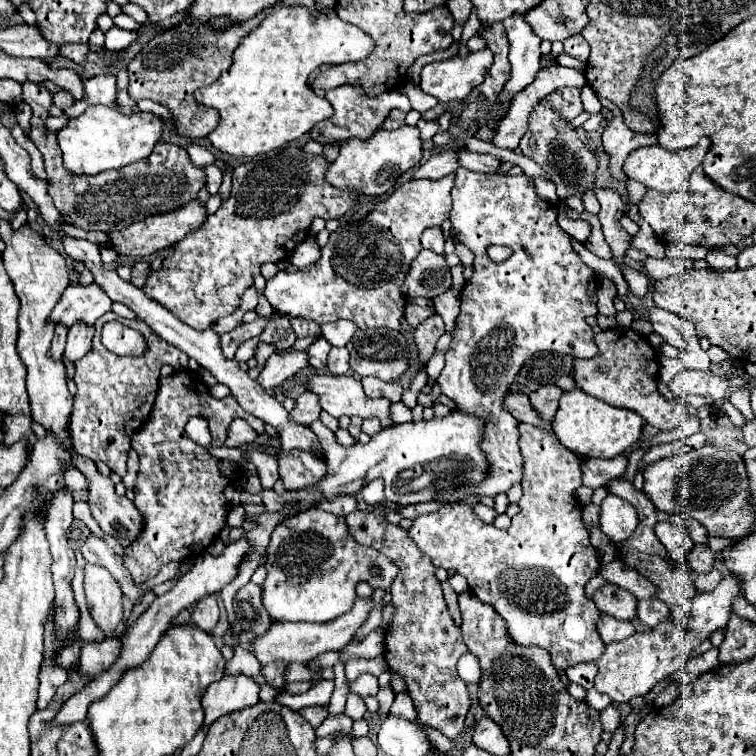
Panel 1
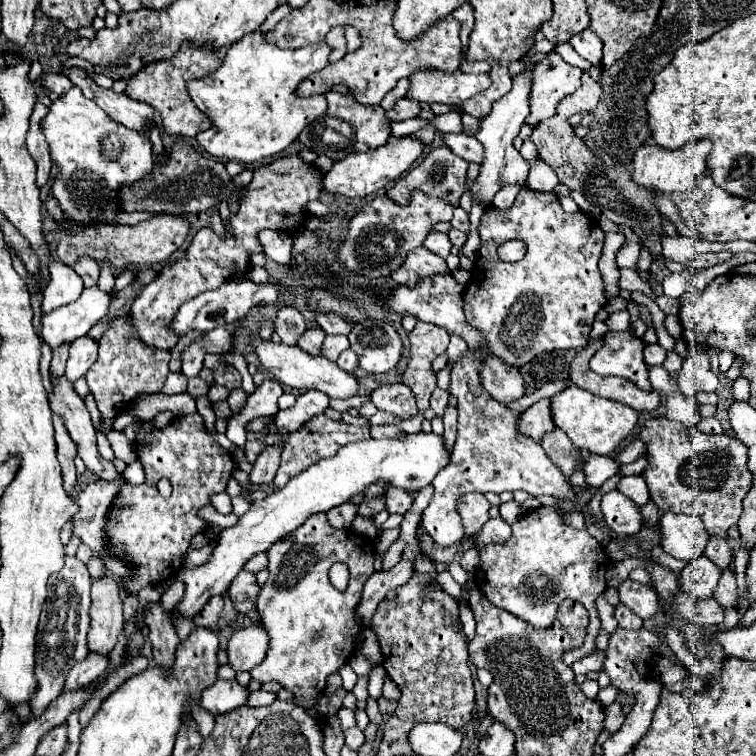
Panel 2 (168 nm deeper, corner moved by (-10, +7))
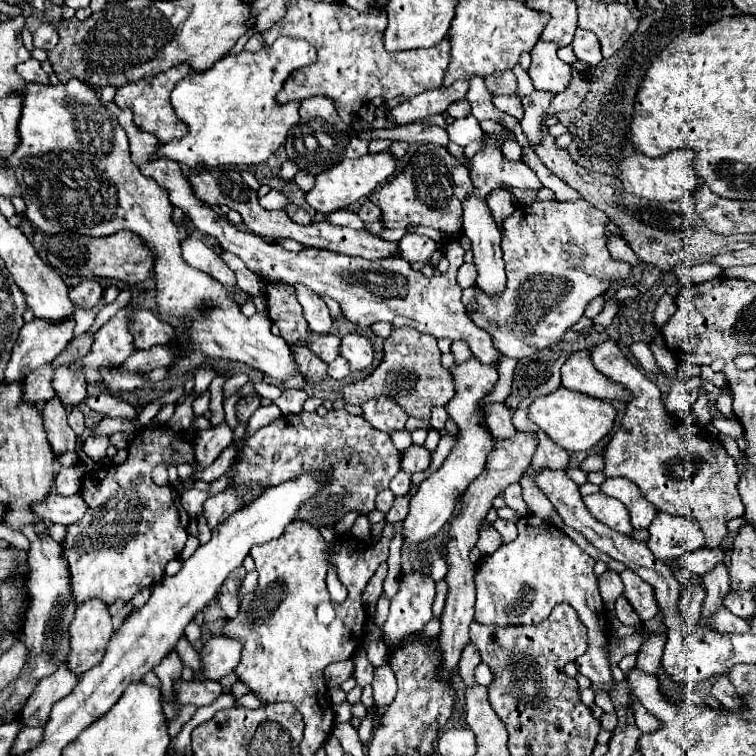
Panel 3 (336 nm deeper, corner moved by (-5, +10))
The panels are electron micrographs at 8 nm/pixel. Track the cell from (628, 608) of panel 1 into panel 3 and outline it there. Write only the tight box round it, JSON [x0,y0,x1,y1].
[621,570,659,620]

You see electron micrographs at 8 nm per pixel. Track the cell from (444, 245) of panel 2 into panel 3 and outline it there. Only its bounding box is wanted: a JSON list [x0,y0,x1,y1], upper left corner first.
[399,234,437,262]

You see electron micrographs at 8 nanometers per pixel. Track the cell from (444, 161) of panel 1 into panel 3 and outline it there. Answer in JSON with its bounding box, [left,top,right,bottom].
[369,144,469,242]

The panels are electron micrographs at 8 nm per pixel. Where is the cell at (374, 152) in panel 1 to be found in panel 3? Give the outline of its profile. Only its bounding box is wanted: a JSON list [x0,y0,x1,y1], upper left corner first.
[307,152,397,212]

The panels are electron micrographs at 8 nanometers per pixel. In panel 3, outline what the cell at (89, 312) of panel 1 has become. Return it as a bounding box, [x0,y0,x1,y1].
[5,304,81,382]

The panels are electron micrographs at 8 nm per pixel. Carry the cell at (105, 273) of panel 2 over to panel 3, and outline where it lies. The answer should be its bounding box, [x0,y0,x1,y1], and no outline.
[74,294,107,338]

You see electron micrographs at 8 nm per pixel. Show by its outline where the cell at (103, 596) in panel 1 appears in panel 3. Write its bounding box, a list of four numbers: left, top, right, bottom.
[67,598,113,674]

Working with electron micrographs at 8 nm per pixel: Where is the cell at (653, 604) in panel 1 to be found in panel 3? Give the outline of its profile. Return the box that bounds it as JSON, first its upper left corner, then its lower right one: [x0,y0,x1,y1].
[711,606,749,634]

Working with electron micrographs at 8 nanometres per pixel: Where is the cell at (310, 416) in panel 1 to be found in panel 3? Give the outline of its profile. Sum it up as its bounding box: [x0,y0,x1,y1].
[203,488,241,528]

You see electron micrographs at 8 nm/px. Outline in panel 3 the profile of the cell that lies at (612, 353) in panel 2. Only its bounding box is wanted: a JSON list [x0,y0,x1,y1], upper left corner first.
[591,338,743,548]

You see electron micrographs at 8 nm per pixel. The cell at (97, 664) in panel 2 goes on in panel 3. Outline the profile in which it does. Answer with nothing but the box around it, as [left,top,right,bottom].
[19,666,79,726]

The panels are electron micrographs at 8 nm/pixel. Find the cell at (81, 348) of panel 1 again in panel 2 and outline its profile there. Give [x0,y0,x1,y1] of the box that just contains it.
[66,337,98,385]

